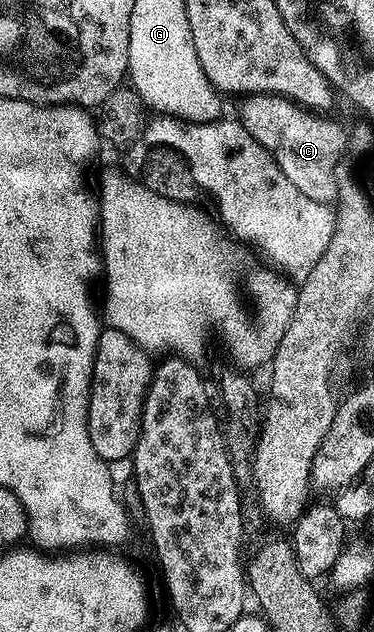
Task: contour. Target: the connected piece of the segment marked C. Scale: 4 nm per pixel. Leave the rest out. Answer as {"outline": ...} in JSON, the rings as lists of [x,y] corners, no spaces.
{"outline":[[[247,95],[241,103],[240,121],[244,129],[268,149],[284,177],[314,201],[330,203],[338,189],[338,162],[342,159],[342,150],[345,152],[348,147],[348,135],[345,130],[342,132],[341,125],[283,95]]]}

